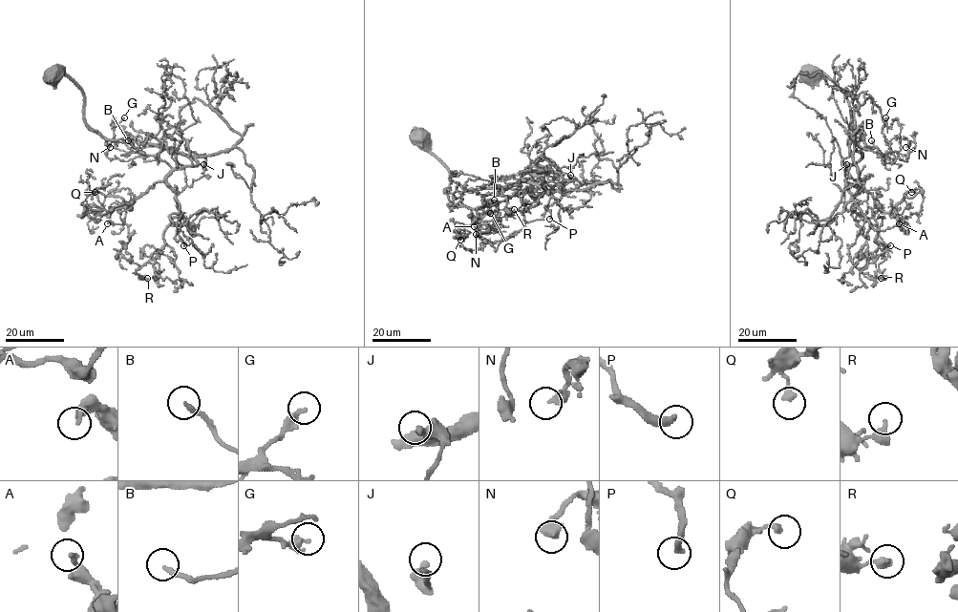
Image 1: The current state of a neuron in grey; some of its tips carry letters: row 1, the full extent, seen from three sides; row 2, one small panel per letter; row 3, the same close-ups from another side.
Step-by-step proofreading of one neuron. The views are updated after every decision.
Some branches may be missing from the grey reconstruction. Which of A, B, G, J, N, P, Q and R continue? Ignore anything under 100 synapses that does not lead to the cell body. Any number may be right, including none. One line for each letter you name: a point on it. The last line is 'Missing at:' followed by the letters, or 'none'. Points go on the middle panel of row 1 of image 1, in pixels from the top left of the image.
P: Place: (549, 219)
Missing at: P

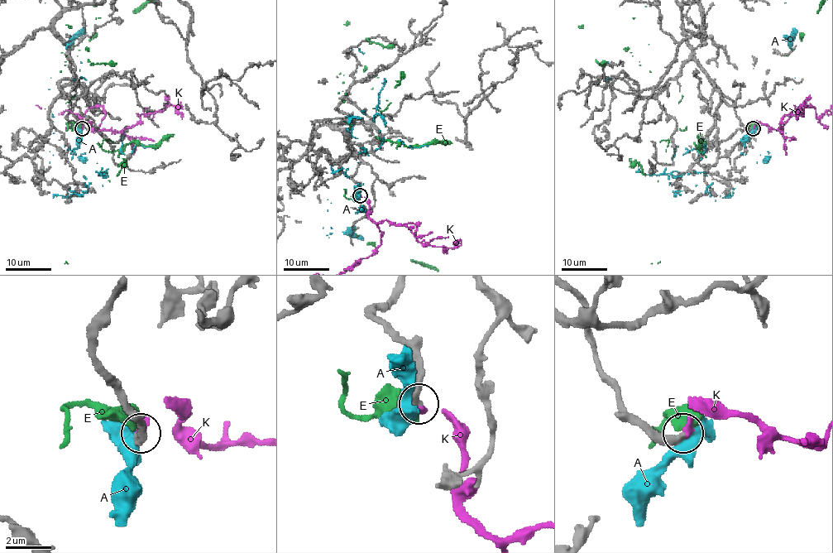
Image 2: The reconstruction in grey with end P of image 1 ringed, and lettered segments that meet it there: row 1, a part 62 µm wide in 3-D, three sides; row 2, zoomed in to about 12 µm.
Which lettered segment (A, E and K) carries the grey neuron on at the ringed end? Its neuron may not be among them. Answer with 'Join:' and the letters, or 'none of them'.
Join: K

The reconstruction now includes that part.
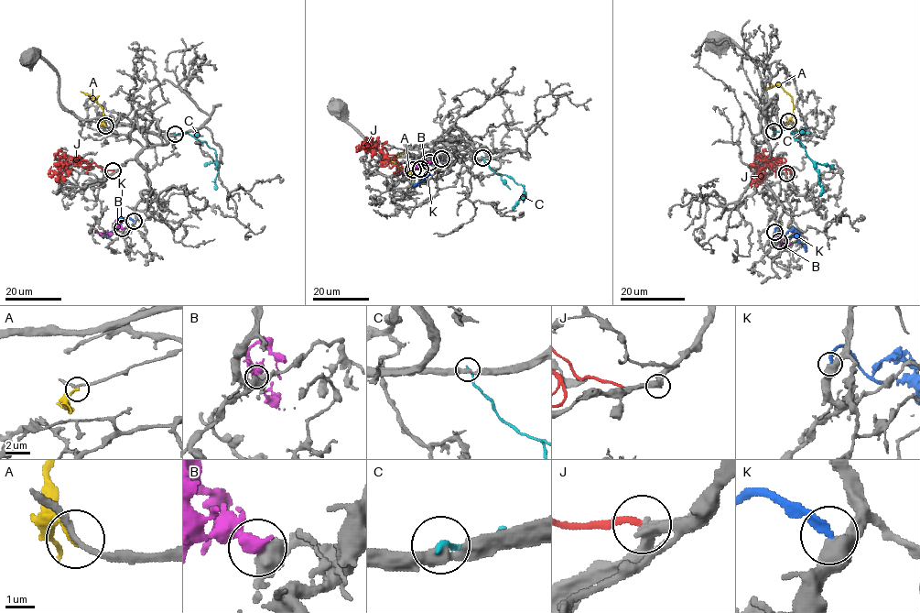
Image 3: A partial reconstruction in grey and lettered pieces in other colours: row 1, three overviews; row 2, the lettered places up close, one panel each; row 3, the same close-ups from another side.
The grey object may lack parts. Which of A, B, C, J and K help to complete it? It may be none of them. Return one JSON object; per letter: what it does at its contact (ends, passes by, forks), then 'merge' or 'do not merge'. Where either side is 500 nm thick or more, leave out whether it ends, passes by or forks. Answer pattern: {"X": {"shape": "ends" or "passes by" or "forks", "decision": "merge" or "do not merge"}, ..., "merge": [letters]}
{"A": {"shape": "ends", "decision": "do not merge"}, "B": {"decision": "merge"}, "C": {"shape": "ends", "decision": "do not merge"}, "J": {"shape": "ends", "decision": "do not merge"}, "K": {"decision": "do not merge"}, "merge": ["B"]}

